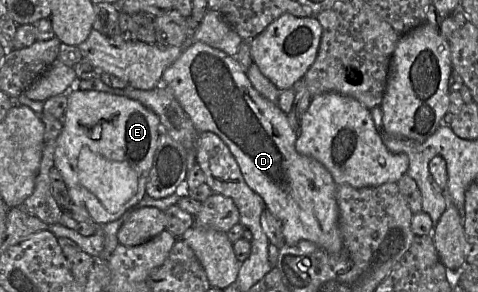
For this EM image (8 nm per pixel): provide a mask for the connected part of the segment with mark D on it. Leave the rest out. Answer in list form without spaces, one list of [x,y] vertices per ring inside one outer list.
[[[196,42],[186,48],[180,57],[165,70],[158,86],[171,89],[199,133],[215,133],[228,146],[240,167],[246,184],[261,196],[266,208],[281,221],[287,245],[295,245],[307,240],[329,253],[335,254],[342,250],[336,183],[320,162],[297,152],[295,147],[297,130],[290,125],[287,115],[277,104],[263,97],[252,86],[246,72],[235,57],[205,43]]]

